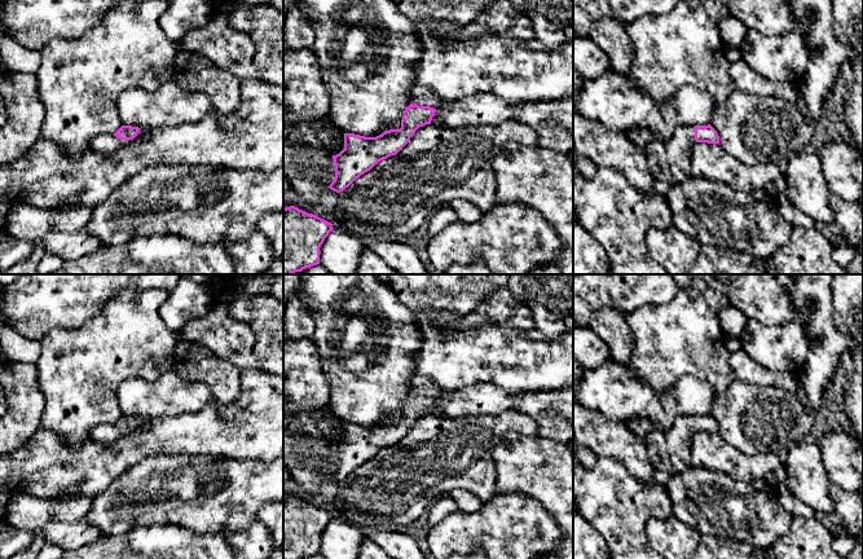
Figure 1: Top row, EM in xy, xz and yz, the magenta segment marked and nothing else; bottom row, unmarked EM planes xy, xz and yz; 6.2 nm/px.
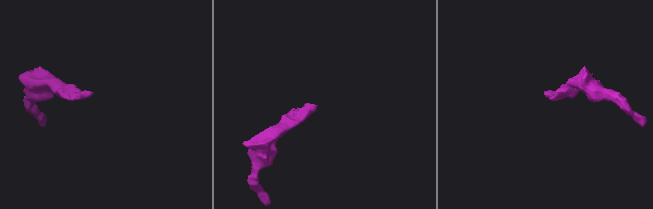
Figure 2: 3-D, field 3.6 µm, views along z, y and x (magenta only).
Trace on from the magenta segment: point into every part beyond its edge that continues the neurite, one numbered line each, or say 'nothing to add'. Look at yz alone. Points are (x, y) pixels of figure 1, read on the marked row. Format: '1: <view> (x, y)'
1: yz (669, 161)

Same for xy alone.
1: xy (105, 144)

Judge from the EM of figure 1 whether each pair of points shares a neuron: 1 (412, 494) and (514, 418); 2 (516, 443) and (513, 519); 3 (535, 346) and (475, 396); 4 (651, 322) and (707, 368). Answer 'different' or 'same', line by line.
1: same
2: different
3: different
4: same

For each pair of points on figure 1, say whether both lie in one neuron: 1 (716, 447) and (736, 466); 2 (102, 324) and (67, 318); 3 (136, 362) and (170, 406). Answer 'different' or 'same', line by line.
1: same
2: different
3: different

